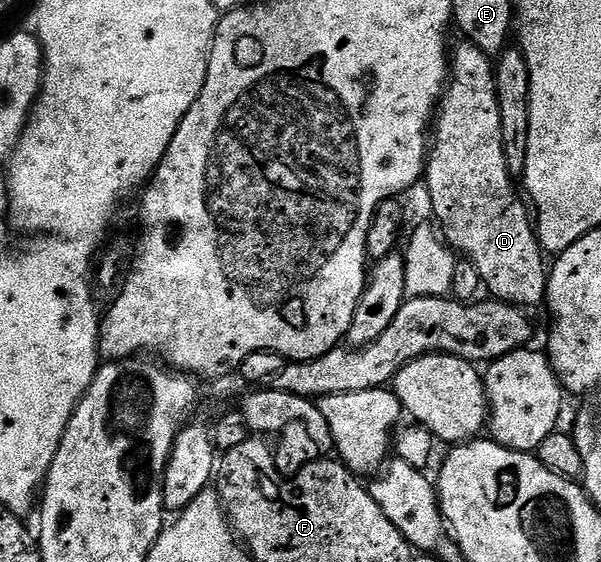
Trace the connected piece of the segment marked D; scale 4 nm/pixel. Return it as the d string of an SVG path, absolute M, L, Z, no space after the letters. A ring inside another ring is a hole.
M461 40L459 44L450 57L450 80L438 102L434 144L426 162L428 197L432 200L435 224L449 246L476 265L483 288L487 292L489 289L495 300L521 307L543 306L548 295L550 269L546 261L544 265L546 254L534 228L533 214L527 204L524 206L520 202L516 185L512 182L515 181L514 175L508 170L506 151L502 145L502 115L498 107L494 61L468 41Z

